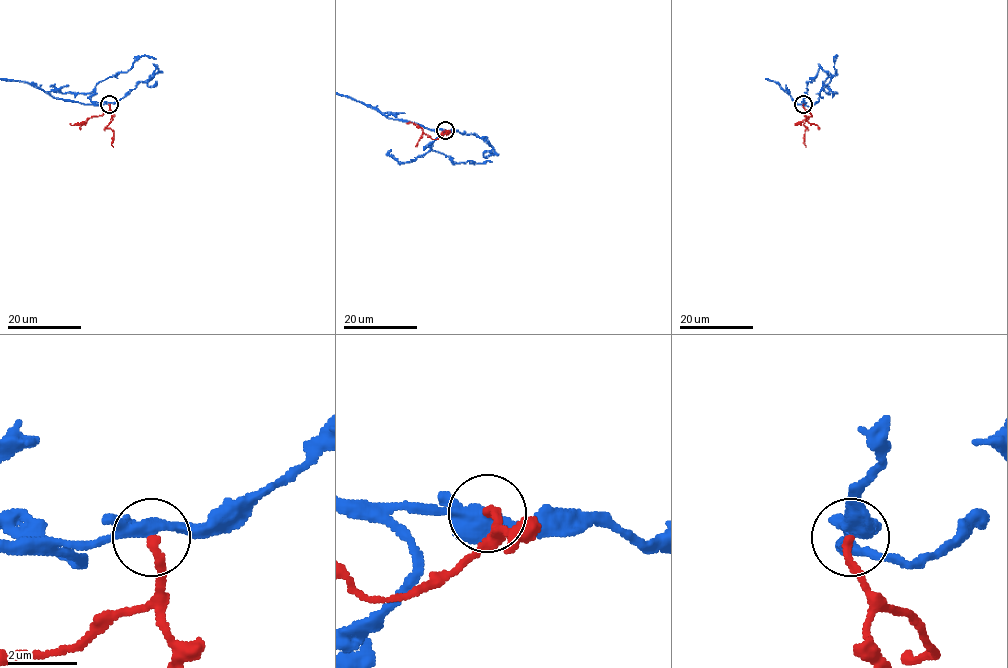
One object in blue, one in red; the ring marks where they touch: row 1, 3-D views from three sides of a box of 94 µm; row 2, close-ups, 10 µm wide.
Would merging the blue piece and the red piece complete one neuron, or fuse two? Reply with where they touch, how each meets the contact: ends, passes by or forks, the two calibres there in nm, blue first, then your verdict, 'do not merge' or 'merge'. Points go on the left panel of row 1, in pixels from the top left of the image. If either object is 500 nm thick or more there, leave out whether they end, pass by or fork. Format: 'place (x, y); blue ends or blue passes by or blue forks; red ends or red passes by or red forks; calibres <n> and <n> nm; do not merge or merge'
place (109, 104); blue forks; red ends; calibres 400 and 240 nm; do not merge

